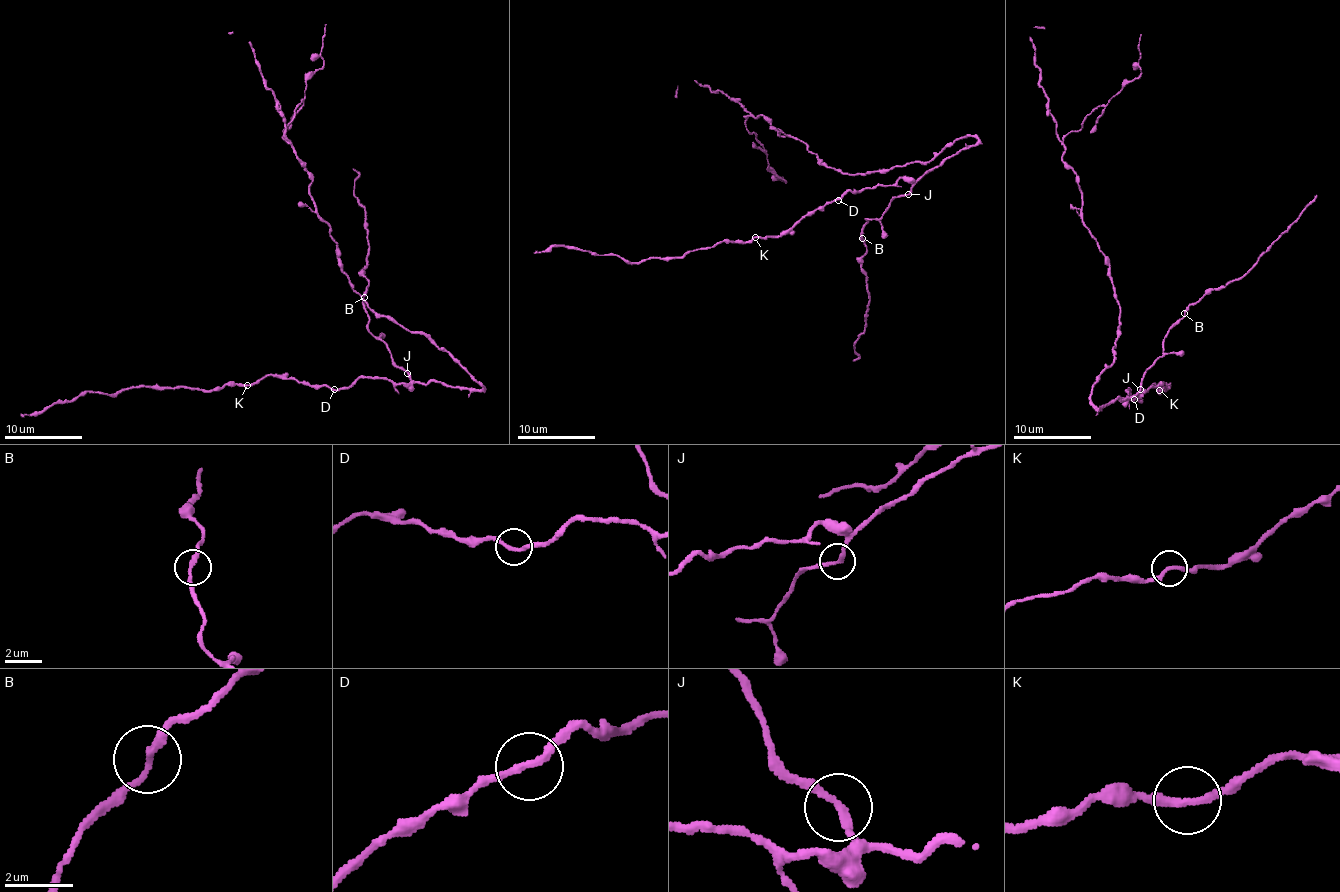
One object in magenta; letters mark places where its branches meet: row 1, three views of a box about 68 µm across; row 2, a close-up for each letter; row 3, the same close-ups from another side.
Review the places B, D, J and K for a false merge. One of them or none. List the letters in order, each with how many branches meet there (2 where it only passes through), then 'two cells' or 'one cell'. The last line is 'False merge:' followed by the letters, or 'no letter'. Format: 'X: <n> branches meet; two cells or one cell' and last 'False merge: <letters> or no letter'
B: 2 branches meet; one cell
D: 2 branches meet; one cell
J: 2 branches meet; one cell
K: 2 branches meet; one cell
False merge: no letter

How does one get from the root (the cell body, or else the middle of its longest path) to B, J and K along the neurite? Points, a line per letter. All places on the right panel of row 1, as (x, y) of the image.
B: (1092, 403), (1098, 409), (1117, 397), (1126, 400), (1136, 393), (1144, 375), (1163, 354), (1164, 336), (1185, 313)
J: (1092, 403), (1096, 409), (1104, 407), (1117, 397), (1122, 401), (1131, 398), (1140, 389)
K: (1092, 403), (1096, 409), (1127, 400), (1128, 390), (1134, 399), (1162, 382), (1159, 390)

